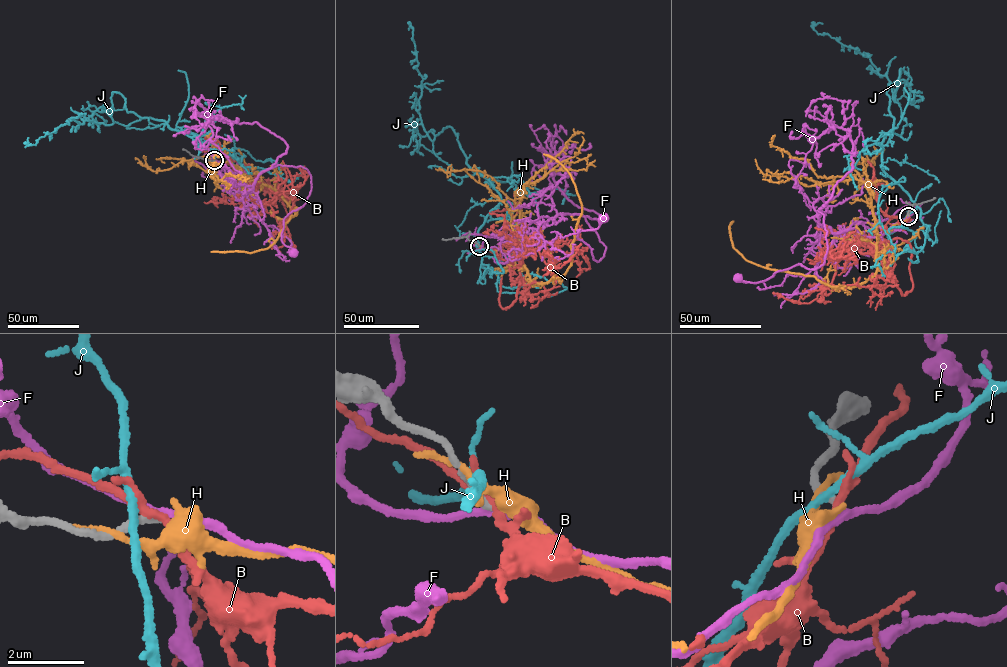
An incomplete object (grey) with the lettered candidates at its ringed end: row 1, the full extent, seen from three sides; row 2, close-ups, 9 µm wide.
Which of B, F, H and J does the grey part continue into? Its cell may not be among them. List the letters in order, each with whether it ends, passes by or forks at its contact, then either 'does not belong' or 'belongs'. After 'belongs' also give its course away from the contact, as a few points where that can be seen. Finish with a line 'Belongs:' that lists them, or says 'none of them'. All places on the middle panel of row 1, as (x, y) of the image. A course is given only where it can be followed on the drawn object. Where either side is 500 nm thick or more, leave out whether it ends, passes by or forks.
B: it forks | does not belong
F: it passes by | does not belong
H: it passes by | does not belong
J: it passes by | does not belong
Belongs: none of them

